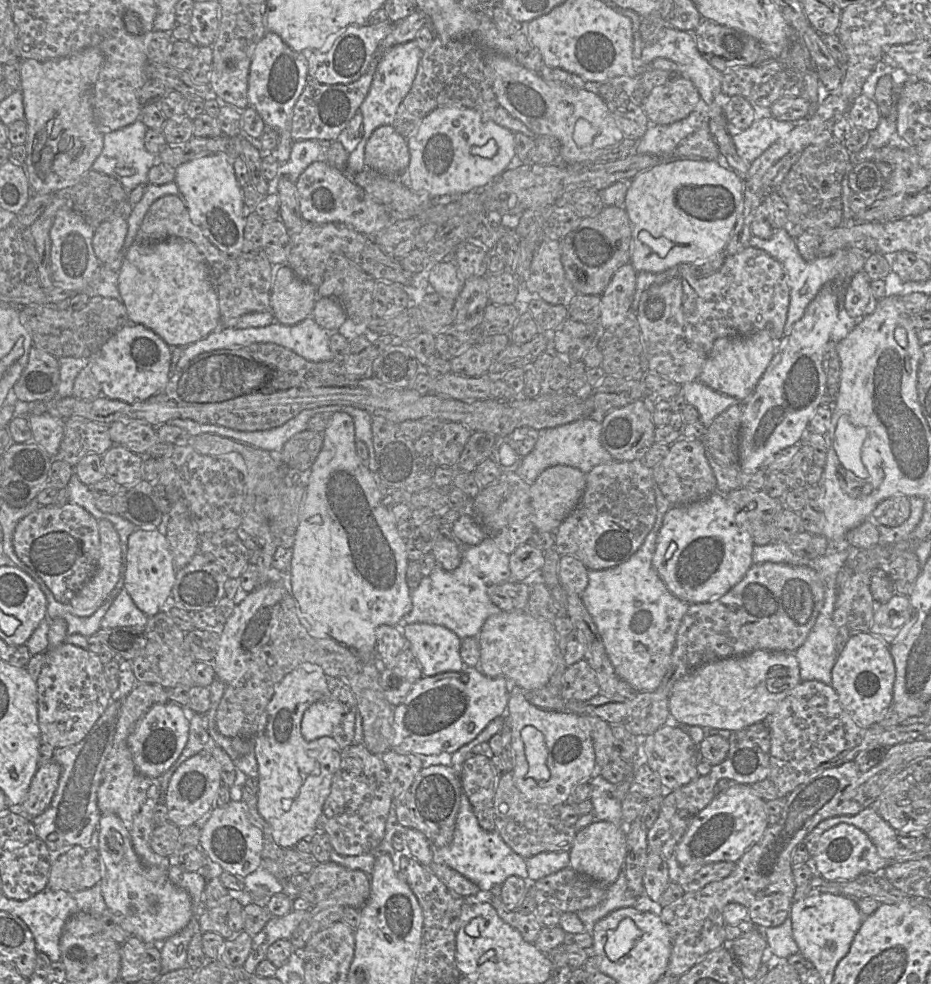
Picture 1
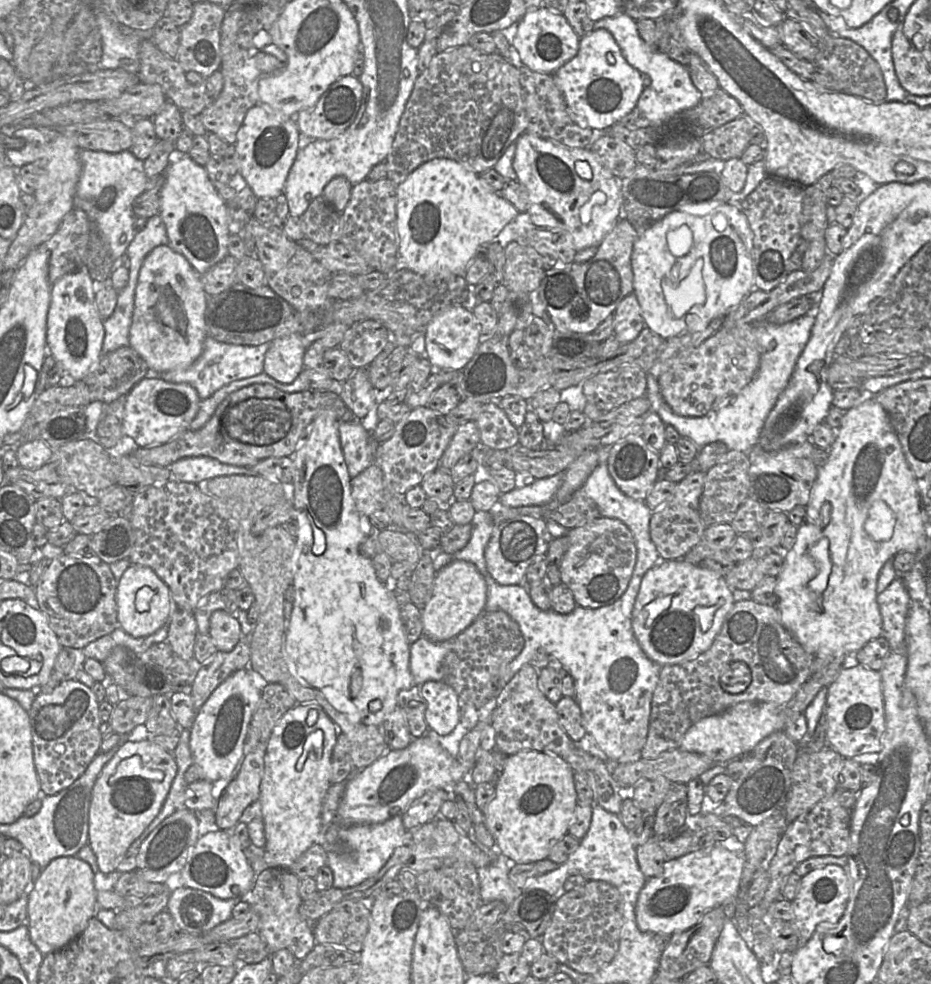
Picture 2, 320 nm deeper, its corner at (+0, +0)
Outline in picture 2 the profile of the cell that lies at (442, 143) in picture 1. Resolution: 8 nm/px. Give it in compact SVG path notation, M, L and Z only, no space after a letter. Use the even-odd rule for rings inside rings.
M451 159L430 160L415 169L397 187L398 254L401 267L422 276L465 275L479 246L496 241L496 237L519 213L510 202L494 192L481 175Z

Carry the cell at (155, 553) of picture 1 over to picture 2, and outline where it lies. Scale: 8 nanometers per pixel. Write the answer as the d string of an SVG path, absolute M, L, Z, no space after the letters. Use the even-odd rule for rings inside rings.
M131 564L120 578L116 590L119 626L132 637L149 636L168 621L171 600L169 587L151 568Z

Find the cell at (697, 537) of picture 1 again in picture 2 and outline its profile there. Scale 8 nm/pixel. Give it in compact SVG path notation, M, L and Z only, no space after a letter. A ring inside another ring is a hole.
M683 559L660 560L642 579L632 612L633 633L643 652L658 665L687 662L711 647L734 602L732 590L716 572Z

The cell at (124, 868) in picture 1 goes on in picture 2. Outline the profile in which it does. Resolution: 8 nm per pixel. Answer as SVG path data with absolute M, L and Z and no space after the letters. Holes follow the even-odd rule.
M126 740L119 745L93 786L89 808L88 845L102 873L109 874L116 870L128 848L157 816L176 774L173 753L151 740Z

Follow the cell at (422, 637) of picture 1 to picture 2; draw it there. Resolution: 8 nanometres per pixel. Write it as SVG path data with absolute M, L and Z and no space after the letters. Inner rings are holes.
M427 681L419 685L425 701L426 733L432 738L450 734L459 722L459 698L445 681Z

